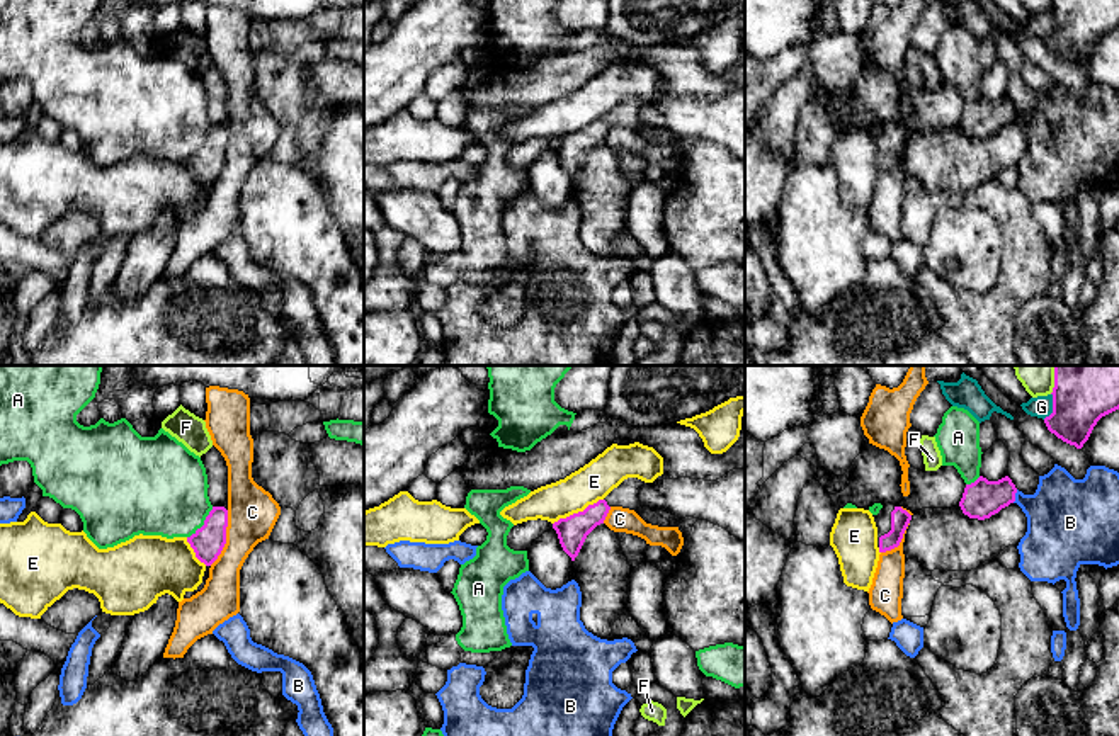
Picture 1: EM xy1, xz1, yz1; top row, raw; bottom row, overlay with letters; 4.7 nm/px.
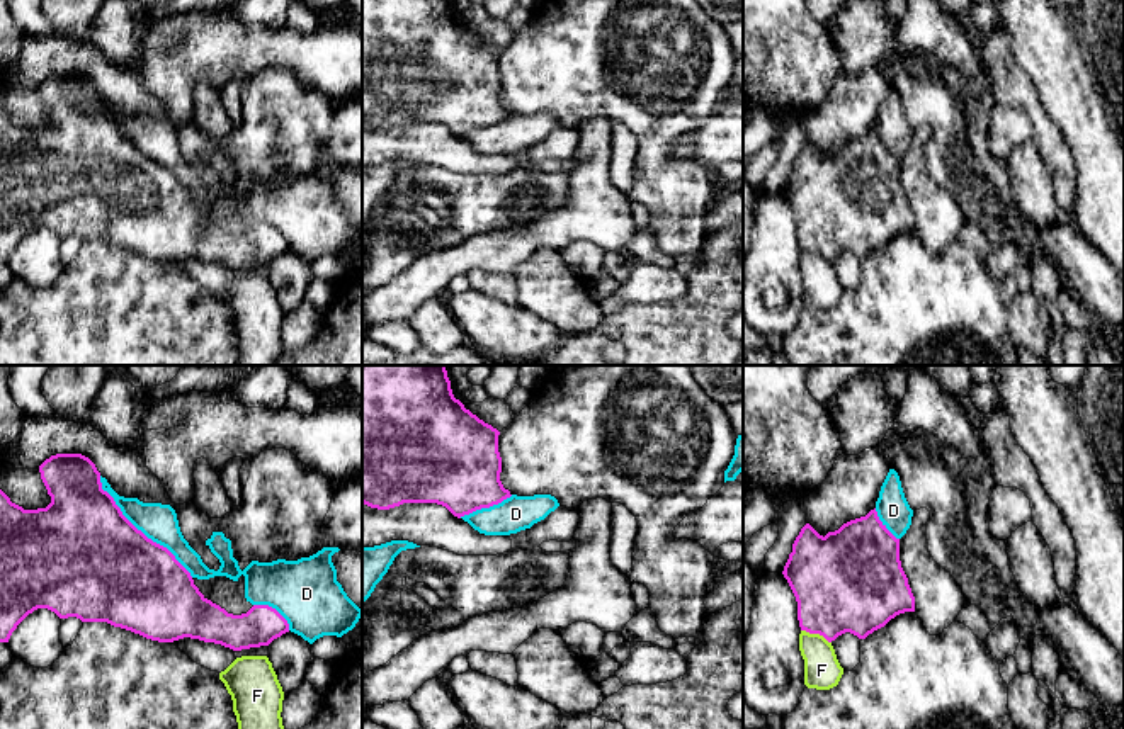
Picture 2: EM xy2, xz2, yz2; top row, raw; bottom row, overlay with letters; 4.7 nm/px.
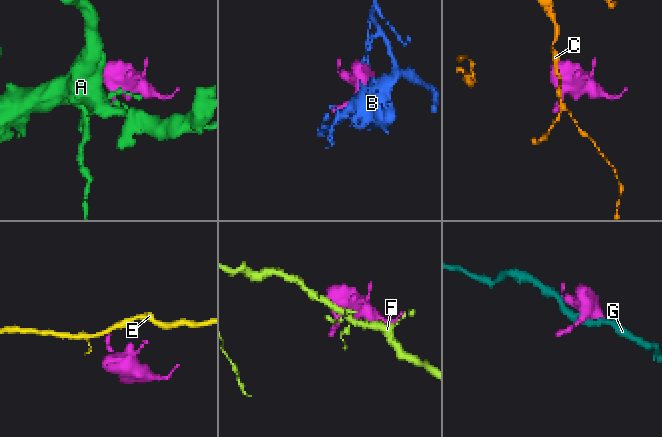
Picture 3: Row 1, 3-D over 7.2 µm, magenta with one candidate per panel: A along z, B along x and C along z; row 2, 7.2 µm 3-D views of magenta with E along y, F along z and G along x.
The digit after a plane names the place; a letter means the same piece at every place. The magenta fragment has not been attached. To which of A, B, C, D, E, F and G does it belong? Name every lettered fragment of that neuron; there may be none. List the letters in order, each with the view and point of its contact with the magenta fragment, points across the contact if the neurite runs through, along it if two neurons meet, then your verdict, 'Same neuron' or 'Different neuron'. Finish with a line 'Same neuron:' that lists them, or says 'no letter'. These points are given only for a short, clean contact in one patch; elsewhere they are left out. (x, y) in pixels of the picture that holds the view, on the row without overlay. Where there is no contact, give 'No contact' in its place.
A: Touches magenta at xy1 (204, 143). Different neuron
B: Touches magenta at yz1 (1014, 116). Boundary: yz1 (1017, 109), (1012, 121). Different neuron
C: Touches magenta at xy1 (225, 157). Boundary: xy1 (228, 130), (227, 162), (210, 184). Different neuron
D: Touches magenta at xy2 (140, 150). Different neuron
E: Touches magenta at xz1 (579, 131). Boundary: xz1 (602, 118), (582, 130), (560, 136), (553, 143). Different neuron
F: Touches magenta at yz2 (817, 252). Different neuron
G: Touches magenta at yz1 (1053, 26). Different neuron
Same neuron: no letter

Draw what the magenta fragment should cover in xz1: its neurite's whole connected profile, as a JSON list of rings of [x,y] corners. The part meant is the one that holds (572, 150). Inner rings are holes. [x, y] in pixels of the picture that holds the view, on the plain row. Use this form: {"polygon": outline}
{"polygon": [[[638,97],[624,99],[617,107],[614,107],[604,119],[588,124],[583,131],[573,133],[566,138],[560,138],[553,143],[558,153],[563,170],[575,180],[587,155],[600,143],[604,143],[609,129],[612,126],[622,126],[629,129],[638,129],[641,121],[638,112],[645,100]]]}

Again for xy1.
{"polygon": [[[213,126],[204,144],[187,156],[196,177],[206,185],[211,185],[221,173],[226,163],[226,146],[228,129],[224,126]]]}

